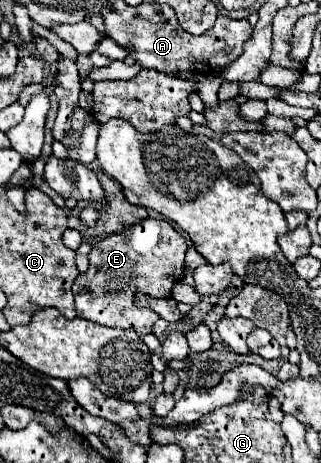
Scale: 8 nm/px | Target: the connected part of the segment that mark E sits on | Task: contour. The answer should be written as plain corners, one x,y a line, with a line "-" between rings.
145,219
129,229
129,235
113,233
93,245
89,253
89,269
73,281
77,317
107,327
131,329
139,337
151,333
159,319
153,309
135,303
135,295
169,297
171,287
183,277
183,259
187,243
181,233
165,219

